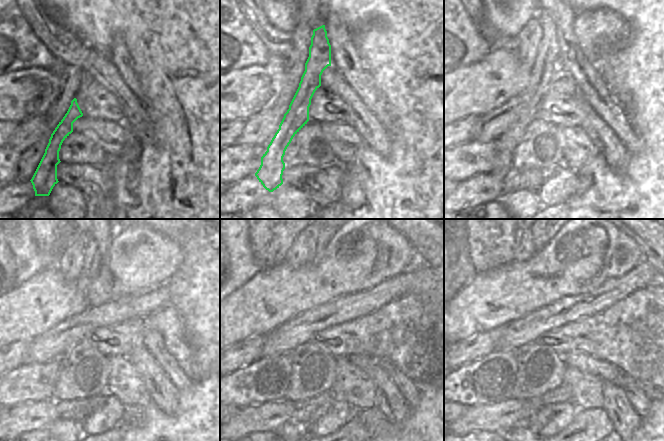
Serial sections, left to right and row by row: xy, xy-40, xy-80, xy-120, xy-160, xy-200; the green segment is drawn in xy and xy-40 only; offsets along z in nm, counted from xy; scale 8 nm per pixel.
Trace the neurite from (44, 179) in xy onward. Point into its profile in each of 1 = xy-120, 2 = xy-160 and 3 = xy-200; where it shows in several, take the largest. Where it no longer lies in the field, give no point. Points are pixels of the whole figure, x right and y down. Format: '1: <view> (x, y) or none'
1: xy-120 (100, 256)
2: xy-160 (315, 239)
3: xy-200 (540, 239)

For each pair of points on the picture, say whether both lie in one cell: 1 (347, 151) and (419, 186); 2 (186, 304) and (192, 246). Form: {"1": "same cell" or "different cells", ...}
{"1": "different cells", "2": "same cell"}

